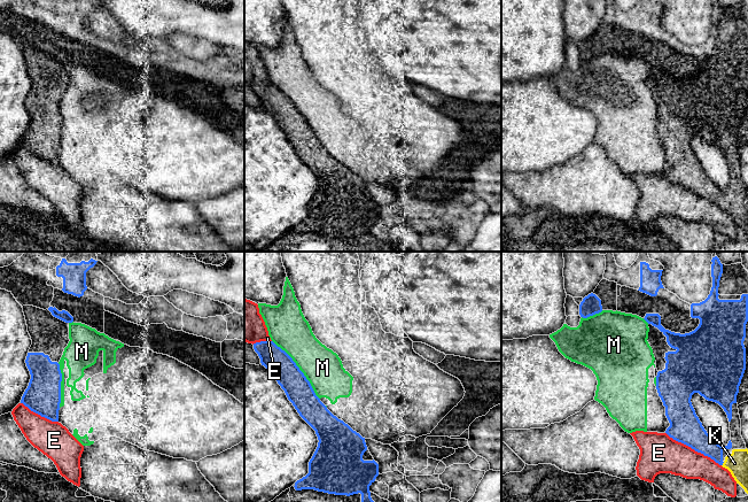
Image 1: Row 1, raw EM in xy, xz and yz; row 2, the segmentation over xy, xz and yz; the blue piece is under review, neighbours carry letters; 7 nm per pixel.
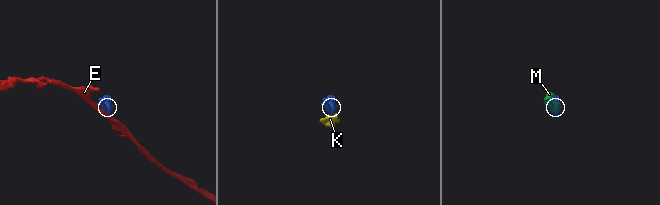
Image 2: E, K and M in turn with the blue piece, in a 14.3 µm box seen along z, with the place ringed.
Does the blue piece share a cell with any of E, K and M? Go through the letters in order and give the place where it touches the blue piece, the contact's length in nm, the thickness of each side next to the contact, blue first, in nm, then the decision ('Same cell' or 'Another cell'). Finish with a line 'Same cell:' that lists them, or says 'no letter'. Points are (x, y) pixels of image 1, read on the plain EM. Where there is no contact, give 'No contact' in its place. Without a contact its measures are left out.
E: Touches blue at yz (693, 191). Shared border 460 nm. Thickness 220 nm (blue) against 280 nm. Another cell
K: Touches blue at yz (722, 207). Shared border 40 nm. Thickness 160 nm (blue) against 160 nm. Same cell
M: Touches blue at xz (298, 112). Shared border 550 nm. Thickness 190 nm (blue) against 280 nm. Another cell
Same cell: K

